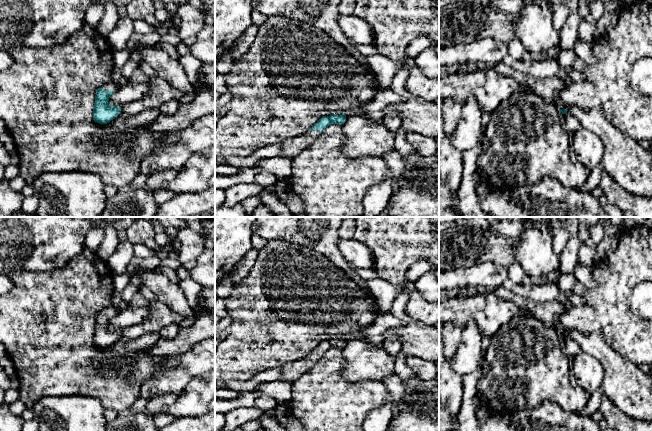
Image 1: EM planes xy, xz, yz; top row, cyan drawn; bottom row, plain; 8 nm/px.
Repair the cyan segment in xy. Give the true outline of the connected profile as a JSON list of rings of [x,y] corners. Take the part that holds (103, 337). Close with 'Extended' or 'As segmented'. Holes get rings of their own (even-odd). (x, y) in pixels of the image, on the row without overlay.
[[[110,305],[102,309],[95,319],[93,343],[100,348],[107,348],[121,338],[121,331],[110,330],[109,321],[119,312],[116,306]]]. Extended

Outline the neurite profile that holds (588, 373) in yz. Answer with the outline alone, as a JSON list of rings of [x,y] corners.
[[[582,351],[571,360],[573,365],[569,375],[574,378],[578,386],[590,394],[601,389],[604,370],[594,357]]]

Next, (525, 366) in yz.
[[[531,314],[512,318],[491,336],[490,345],[484,351],[486,370],[477,382],[477,394],[483,399],[485,407],[504,414],[520,409],[539,408],[545,401],[550,401],[567,412],[576,413],[583,409],[590,399],[590,393],[578,385],[571,385],[571,359],[561,349],[559,337],[557,330],[549,328],[545,322]]]

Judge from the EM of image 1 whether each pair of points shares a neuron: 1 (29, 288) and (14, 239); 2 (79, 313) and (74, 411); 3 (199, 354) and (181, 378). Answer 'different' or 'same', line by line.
1: different
2: different
3: different

